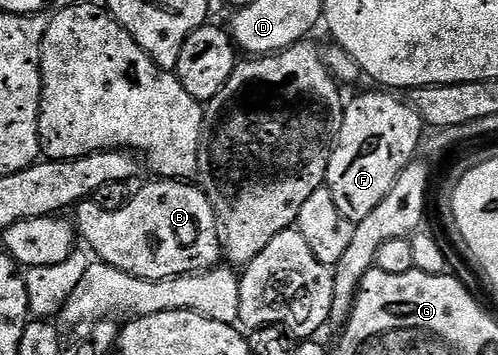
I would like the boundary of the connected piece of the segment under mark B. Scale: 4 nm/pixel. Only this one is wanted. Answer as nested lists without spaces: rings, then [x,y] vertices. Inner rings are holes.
[[[157,178],[152,182],[154,184],[145,184],[138,192],[134,191],[128,202],[114,212],[103,210],[91,198],[76,205],[75,232],[80,239],[81,236],[85,239],[84,247],[100,263],[144,280],[166,280],[172,276],[187,276],[218,267],[223,260],[221,235],[217,229],[215,210],[211,210],[211,202],[207,202],[204,192],[196,183],[183,180]]]

